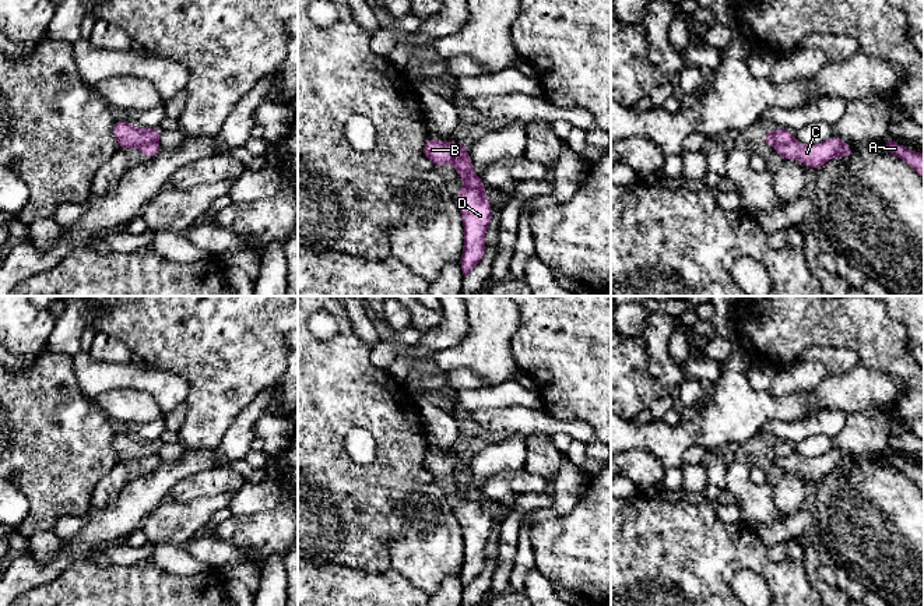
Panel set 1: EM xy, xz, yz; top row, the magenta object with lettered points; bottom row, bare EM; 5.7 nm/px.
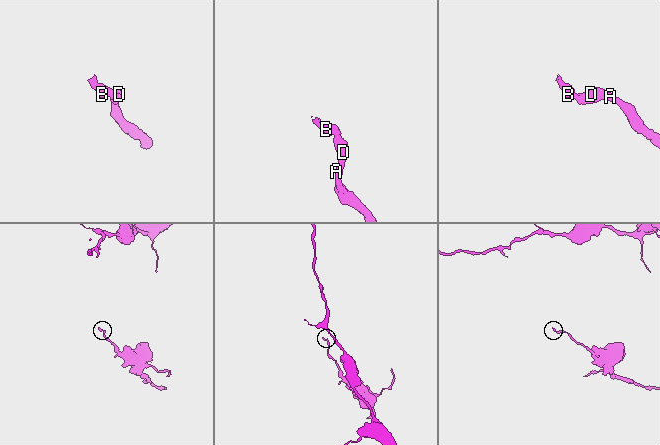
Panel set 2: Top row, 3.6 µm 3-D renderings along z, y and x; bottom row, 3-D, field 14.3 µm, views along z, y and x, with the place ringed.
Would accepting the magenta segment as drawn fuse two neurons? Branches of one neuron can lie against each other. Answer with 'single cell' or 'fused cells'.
fused cells

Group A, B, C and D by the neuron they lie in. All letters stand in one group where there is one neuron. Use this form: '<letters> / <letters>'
A C D / B

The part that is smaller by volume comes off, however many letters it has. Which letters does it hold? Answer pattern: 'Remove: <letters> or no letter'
Remove: B

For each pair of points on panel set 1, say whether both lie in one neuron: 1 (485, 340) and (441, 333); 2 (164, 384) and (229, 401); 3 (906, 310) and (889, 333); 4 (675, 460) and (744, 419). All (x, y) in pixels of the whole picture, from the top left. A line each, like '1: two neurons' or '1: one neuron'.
1: two neurons
2: two neurons
3: two neurons
4: one neuron

